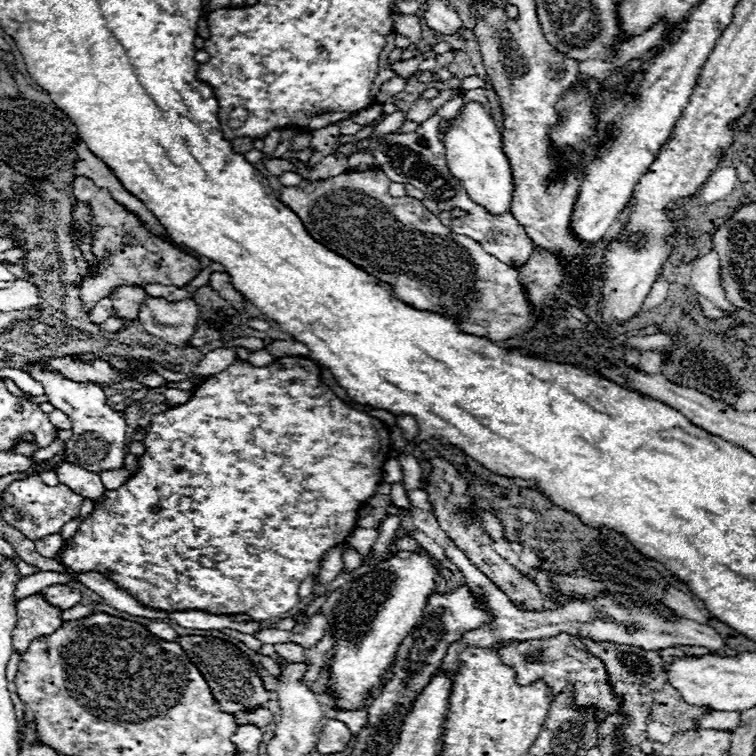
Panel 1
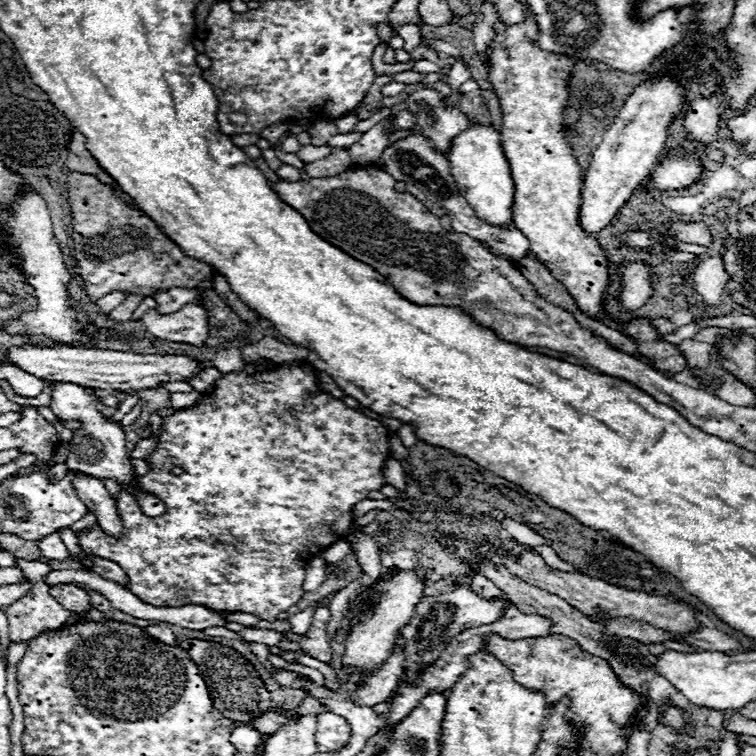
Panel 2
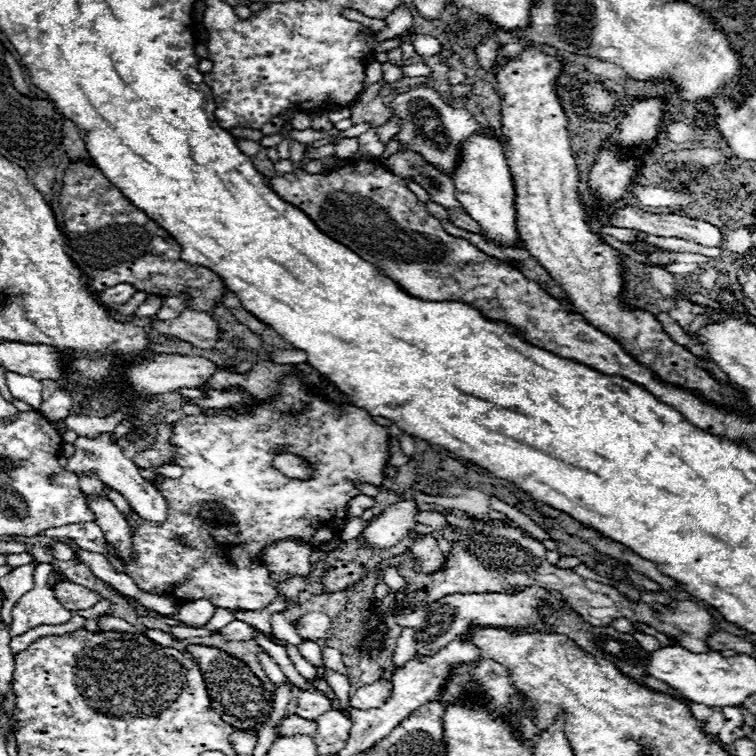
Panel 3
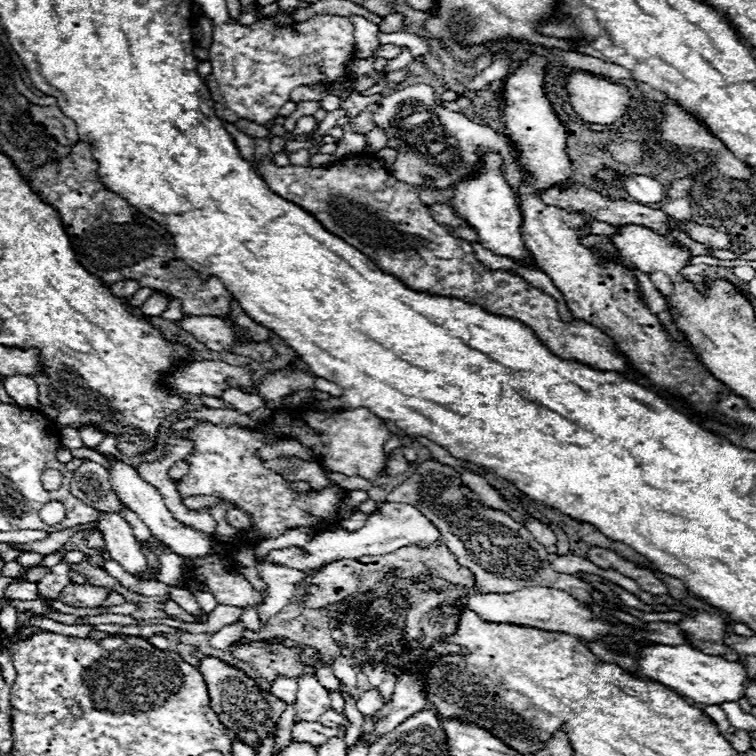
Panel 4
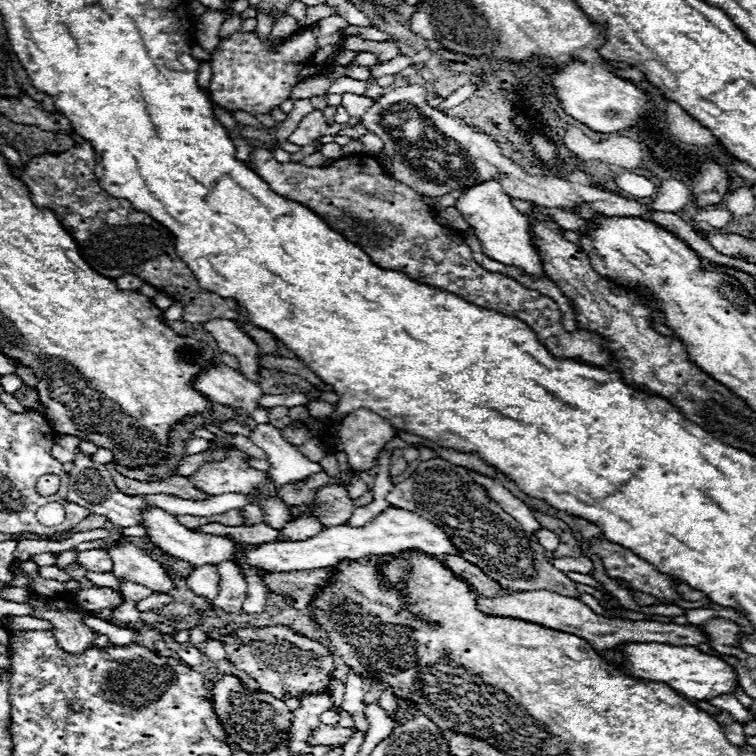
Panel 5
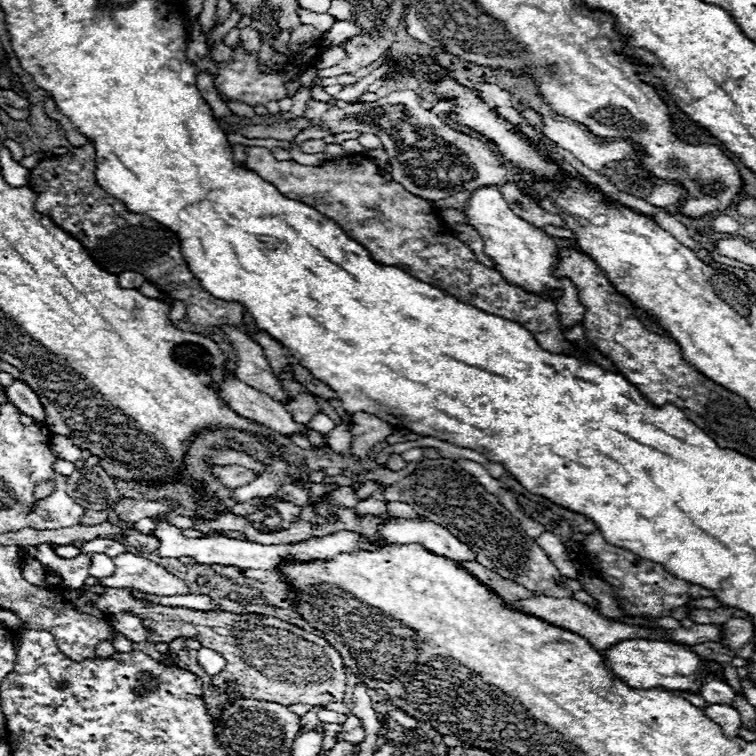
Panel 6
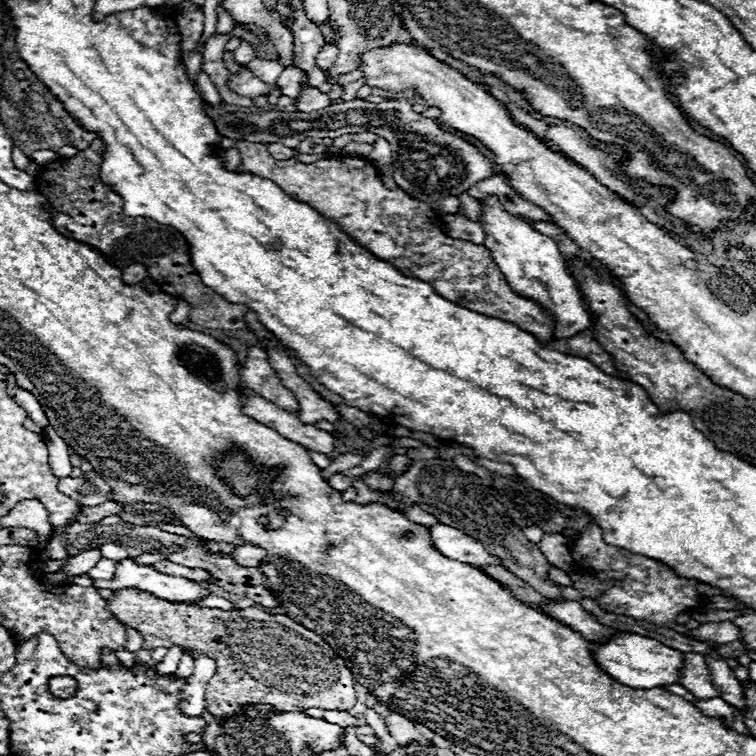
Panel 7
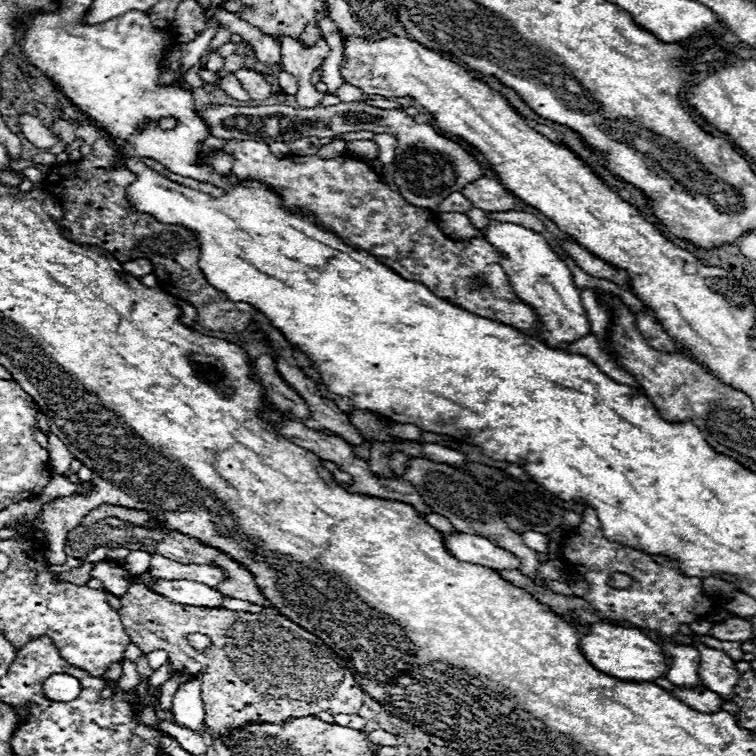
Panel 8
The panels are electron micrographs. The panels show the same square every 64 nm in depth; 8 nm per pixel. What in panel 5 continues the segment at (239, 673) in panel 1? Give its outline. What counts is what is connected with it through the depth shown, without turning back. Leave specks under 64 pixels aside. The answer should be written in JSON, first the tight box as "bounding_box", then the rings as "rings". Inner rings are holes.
{"bounding_box":[214,676,294,754],"rings":[[[220,676],[220,680],[214,684],[214,712],[218,716],[218,722],[222,724],[224,732],[228,734],[228,744],[236,744],[240,750],[248,754],[268,754],[276,750],[276,746],[286,738],[286,734],[292,728],[294,714],[286,708],[282,700],[256,694],[240,684],[234,676]]]}

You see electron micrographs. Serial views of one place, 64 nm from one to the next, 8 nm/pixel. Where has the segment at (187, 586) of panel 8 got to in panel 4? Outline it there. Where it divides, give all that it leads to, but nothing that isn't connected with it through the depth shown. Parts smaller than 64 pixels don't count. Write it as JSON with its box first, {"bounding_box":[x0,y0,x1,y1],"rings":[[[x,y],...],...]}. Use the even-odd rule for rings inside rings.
{"bounding_box":[98,514,148,576],"rings":[[[100,514],[98,530],[104,534],[106,548],[110,556],[130,574],[140,576],[148,568],[148,560],[136,542],[132,528],[126,520],[116,514]]]}

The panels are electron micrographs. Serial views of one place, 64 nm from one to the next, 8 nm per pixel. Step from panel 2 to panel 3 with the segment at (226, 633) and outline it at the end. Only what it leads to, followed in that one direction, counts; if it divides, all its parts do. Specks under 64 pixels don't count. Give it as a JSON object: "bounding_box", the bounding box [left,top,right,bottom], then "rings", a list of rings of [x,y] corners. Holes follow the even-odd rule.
{"bounding_box":[168,626,218,640],"rings":[[[169,626],[168,632],[174,635],[178,640],[196,636],[209,636],[218,634],[218,632],[204,632],[203,628],[188,628],[186,626]]]}

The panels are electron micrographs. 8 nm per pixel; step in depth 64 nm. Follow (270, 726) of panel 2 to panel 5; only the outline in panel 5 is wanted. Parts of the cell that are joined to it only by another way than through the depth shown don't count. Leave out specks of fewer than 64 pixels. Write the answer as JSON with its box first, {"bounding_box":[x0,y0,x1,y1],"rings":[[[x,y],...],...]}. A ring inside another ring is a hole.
{"bounding_box":[310,726,354,746],"rings":[[[320,726],[316,732],[314,732],[314,738],[310,740],[314,746],[320,746],[320,744],[346,744],[350,738],[352,738],[354,730],[352,728],[330,728],[330,726]]]}

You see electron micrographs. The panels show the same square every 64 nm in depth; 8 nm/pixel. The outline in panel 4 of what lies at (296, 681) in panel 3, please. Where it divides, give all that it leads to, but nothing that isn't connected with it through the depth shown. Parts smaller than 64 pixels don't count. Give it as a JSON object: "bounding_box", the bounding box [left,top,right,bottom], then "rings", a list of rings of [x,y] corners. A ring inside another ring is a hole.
{"bounding_box":[240,605,260,632],"rings":[[[259,605],[243,608],[242,614],[240,616],[240,620],[248,629],[252,630],[253,632],[258,632],[260,628],[257,612],[258,608]]]}

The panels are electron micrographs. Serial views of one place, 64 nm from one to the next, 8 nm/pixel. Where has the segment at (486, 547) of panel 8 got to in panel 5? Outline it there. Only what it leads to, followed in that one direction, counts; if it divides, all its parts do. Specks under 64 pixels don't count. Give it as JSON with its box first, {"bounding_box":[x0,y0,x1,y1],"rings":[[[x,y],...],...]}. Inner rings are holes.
{"bounding_box":[142,506,460,572],"rings":[[[390,506],[384,512],[380,512],[376,518],[372,518],[362,528],[350,528],[350,526],[332,526],[324,528],[316,536],[308,540],[296,540],[296,542],[268,542],[252,546],[248,552],[240,552],[244,562],[252,568],[266,570],[266,572],[290,572],[290,570],[316,570],[336,564],[342,558],[360,558],[366,554],[392,554],[404,548],[418,548],[428,554],[454,554],[460,556],[460,550],[452,544],[452,540],[446,536],[442,528],[432,524],[430,520],[422,518],[416,512]],[[150,508],[148,512],[142,514],[146,526],[148,526],[148,536],[150,540],[168,556],[180,558],[180,560],[188,560],[196,566],[204,566],[204,564],[220,564],[226,560],[236,562],[236,554],[238,554],[238,544],[220,536],[212,536],[212,534],[196,534],[188,528],[184,528],[182,524],[178,524],[174,520],[172,514],[160,510],[160,508]]]}

